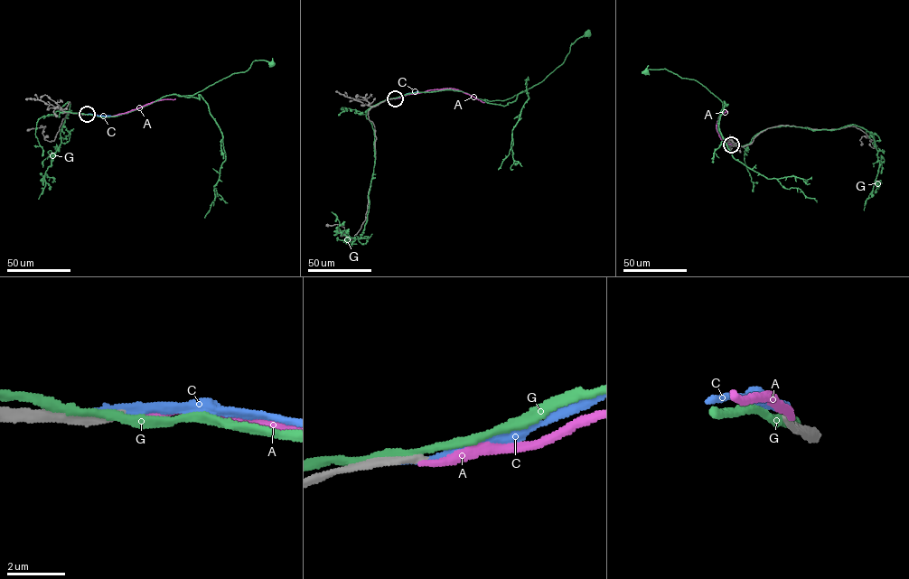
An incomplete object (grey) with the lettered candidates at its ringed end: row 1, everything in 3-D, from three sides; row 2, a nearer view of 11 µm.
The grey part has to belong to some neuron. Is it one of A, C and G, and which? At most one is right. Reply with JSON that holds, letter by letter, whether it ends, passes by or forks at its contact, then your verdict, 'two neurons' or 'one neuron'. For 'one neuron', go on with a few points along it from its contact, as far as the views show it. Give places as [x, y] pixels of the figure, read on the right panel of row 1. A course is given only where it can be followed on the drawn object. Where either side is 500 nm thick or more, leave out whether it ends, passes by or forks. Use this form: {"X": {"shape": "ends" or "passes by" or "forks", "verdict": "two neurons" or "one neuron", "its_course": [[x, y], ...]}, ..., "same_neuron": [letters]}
{"A": {"shape": "ends", "verdict": "two neurons"}, "C": {"shape": "ends", "verdict": "two neurons"}, "G": {"shape": "passes by", "verdict": "two neurons"}, "same_neuron": []}

